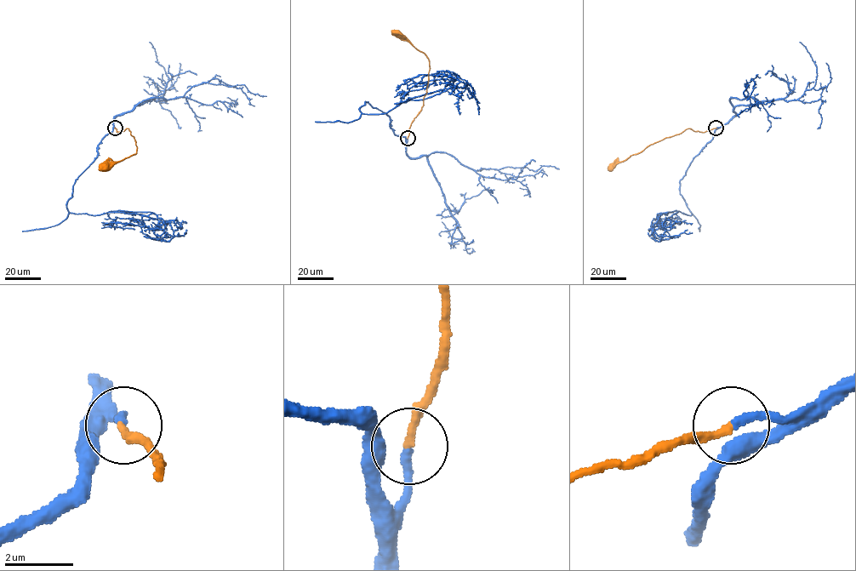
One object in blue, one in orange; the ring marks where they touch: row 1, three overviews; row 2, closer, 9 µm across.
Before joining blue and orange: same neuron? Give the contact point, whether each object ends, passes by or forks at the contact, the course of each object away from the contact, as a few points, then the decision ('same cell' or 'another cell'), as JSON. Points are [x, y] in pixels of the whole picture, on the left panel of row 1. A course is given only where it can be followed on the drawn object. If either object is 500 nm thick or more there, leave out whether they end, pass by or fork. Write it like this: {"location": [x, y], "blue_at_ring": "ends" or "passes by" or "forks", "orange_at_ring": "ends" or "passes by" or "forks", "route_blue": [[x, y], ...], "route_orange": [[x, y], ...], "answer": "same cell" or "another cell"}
{"location": [115, 128], "blue_at_ring": "ends", "orange_at_ring": "ends", "route_blue": [[115, 128], [76, 180], [66, 208], [99, 215], [153, 213], [162, 220], [158, 229], [111, 223], [134, 229]], "route_orange": [[115, 128], [118, 132], [128, 128], [135, 141], [136, 152], [103, 167]], "answer": "same cell"}

